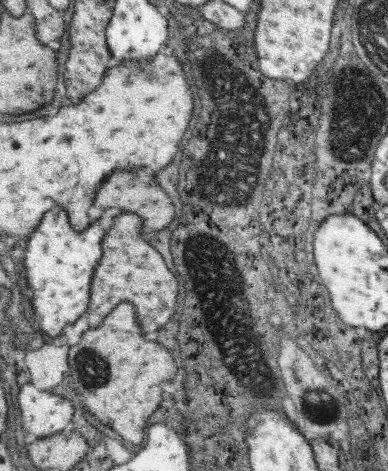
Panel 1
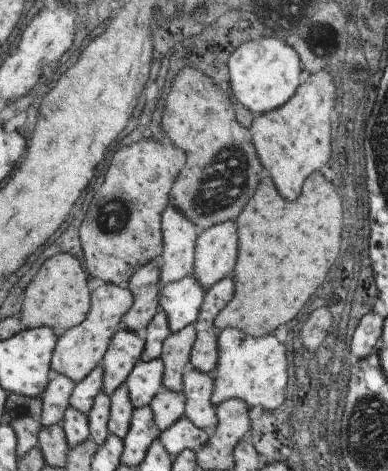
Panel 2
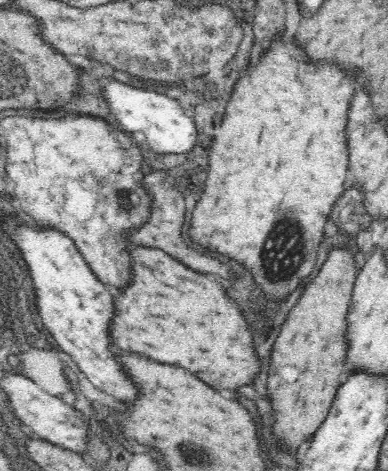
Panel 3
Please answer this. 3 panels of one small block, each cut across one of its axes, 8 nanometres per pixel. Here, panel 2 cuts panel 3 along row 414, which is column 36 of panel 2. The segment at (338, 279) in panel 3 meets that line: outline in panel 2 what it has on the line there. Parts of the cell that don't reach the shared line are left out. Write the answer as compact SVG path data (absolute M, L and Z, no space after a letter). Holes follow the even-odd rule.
M69 252L57 254L51 260L47 260L37 278L29 284L23 304L23 328L29 326L29 330L49 326L61 338L71 328L81 326L87 320L87 314L91 312L91 290L87 286L87 272L81 264L81 260Z

